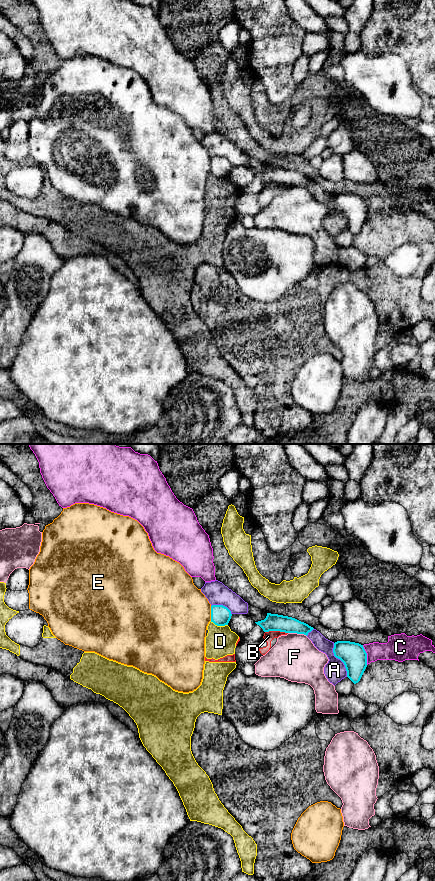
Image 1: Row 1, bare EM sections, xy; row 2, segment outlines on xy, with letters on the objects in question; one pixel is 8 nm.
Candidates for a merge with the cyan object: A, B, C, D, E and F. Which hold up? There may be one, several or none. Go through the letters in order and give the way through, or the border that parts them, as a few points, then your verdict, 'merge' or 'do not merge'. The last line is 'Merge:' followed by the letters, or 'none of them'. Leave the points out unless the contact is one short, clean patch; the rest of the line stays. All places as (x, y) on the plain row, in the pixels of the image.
A: do not merge
B: along xy (265, 183), (284, 183), (287, 185) | do not merge
C: do not merge
D: do not merge
E: do not merge
F: do not merge
Merge: none of them

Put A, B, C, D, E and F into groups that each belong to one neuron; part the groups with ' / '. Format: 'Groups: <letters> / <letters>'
Groups: A / B D / C / E / F

